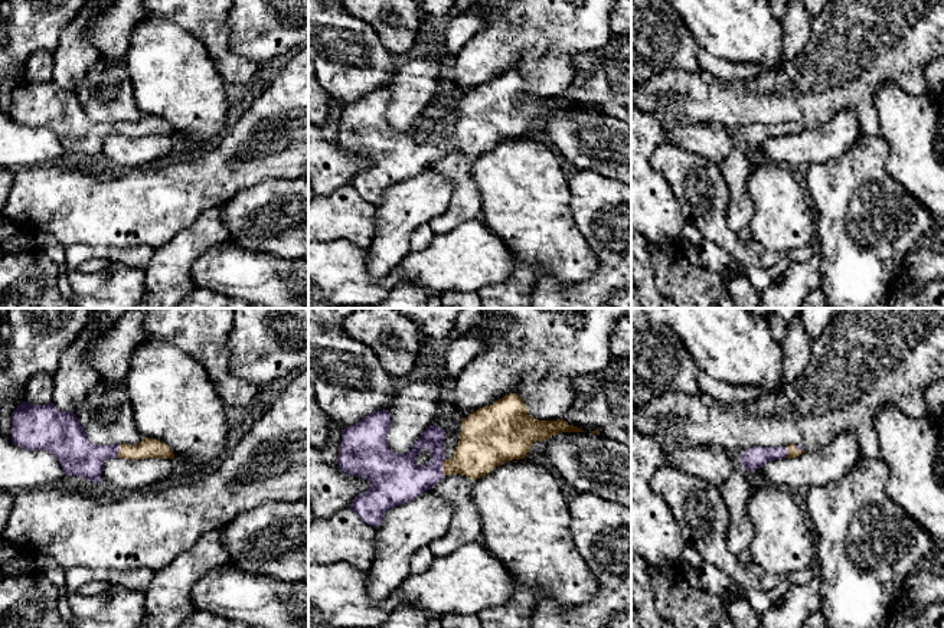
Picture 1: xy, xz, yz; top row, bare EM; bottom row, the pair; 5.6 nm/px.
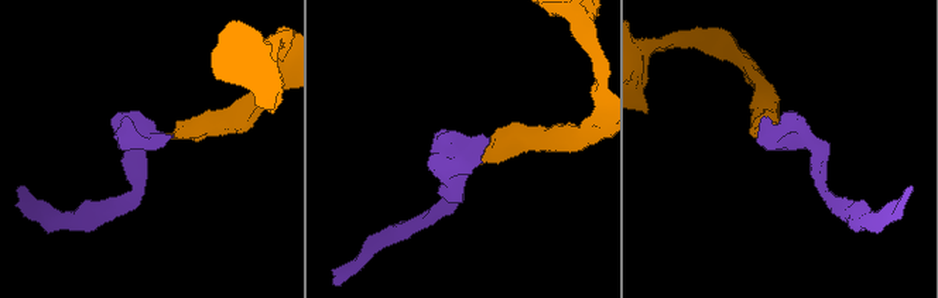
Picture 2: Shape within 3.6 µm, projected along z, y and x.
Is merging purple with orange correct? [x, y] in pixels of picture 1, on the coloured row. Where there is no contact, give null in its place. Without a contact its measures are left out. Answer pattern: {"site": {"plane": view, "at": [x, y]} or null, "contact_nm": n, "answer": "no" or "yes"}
{"site": {"plane": "xz", "at": [441, 468]}, "contact_nm": 100, "answer": "yes"}

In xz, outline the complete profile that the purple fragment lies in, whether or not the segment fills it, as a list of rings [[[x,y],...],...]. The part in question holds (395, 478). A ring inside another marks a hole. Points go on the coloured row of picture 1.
[[[509,393],[490,406],[483,406],[461,419],[460,441],[450,459],[445,458],[442,439],[445,431],[429,425],[406,454],[391,451],[386,439],[391,426],[389,409],[372,412],[359,423],[342,429],[339,445],[339,467],[355,477],[363,477],[370,488],[355,497],[350,510],[365,523],[378,527],[383,514],[404,503],[409,503],[422,493],[431,490],[447,475],[460,474],[477,480],[503,462],[523,459],[536,441],[546,441],[549,436],[562,432],[584,432],[581,428],[568,425],[564,419],[539,421],[527,413],[527,409],[517,393]],[[428,448],[431,459],[425,465],[418,465],[415,457]]]

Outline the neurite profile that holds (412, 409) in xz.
[[[445,357],[442,359],[442,372],[432,380],[408,380],[404,387],[395,393],[389,408],[391,426],[386,434],[388,445],[395,454],[406,454],[429,426],[438,400],[444,396],[447,383],[451,382]]]

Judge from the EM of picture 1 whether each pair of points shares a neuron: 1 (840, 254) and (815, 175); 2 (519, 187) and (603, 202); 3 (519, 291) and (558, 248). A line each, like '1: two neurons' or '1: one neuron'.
1: one neuron
2: two neurons
3: two neurons

